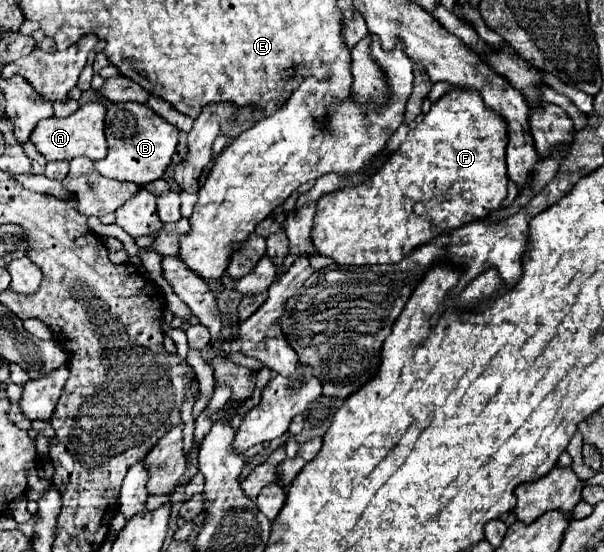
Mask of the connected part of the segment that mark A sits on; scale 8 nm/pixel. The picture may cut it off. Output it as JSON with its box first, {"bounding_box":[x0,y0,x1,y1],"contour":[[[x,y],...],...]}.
{"bounding_box":[31,102,107,162],"contour":[[[89,102],[81,106],[75,114],[67,118],[47,118],[41,120],[35,130],[31,132],[31,142],[43,154],[47,162],[57,160],[73,160],[75,156],[87,156],[93,162],[101,160],[107,154],[107,140],[105,140],[105,106],[101,102]]]}

